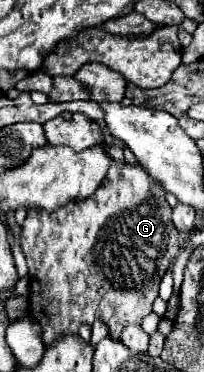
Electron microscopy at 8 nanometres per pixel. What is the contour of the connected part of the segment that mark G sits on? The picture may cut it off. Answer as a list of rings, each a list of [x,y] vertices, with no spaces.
[[[117,161],[111,163],[107,177],[91,197],[69,201],[53,213],[27,209],[27,217],[21,225],[21,247],[31,277],[27,313],[41,325],[45,347],[53,345],[59,335],[77,333],[79,325],[91,325],[95,319],[101,319],[109,327],[113,339],[121,335],[121,329],[127,323],[139,325],[141,319],[151,313],[161,277],[179,253],[177,229],[171,223],[171,207],[165,201],[163,185],[149,177],[139,165],[131,167]]]

